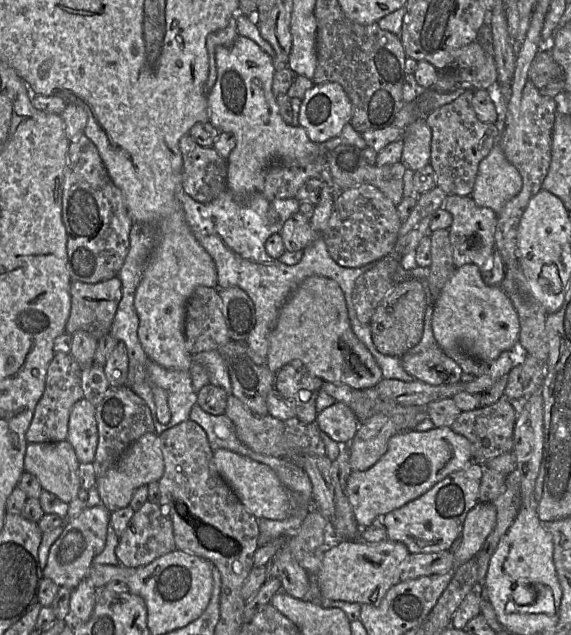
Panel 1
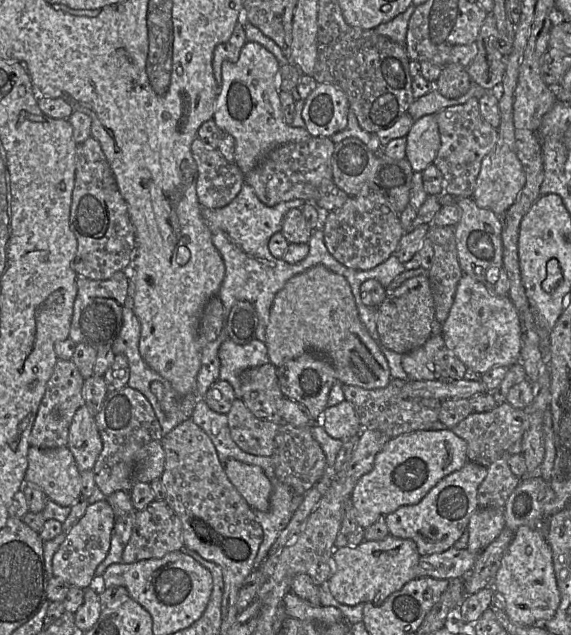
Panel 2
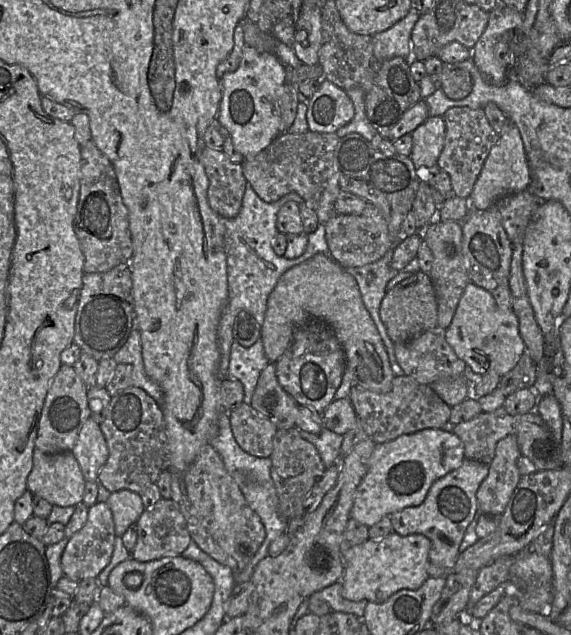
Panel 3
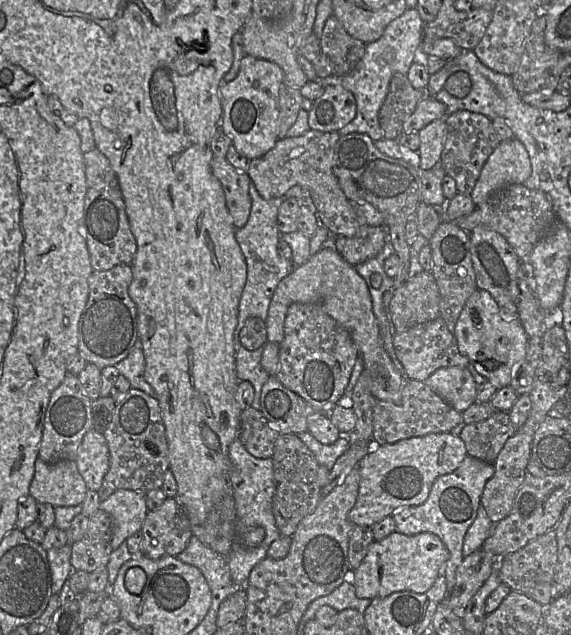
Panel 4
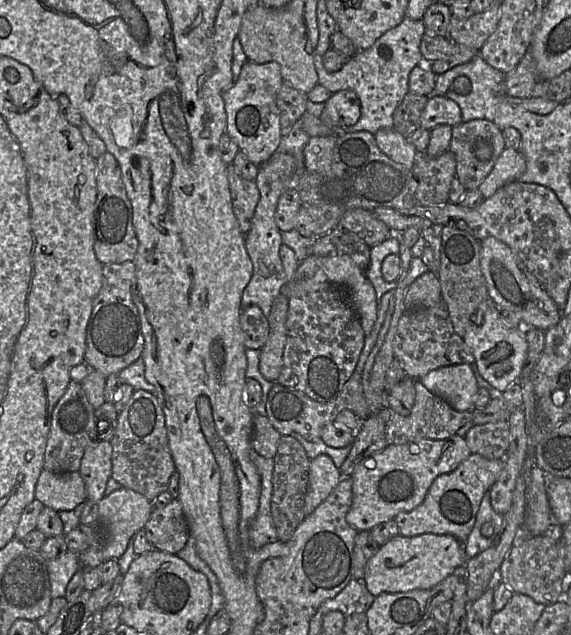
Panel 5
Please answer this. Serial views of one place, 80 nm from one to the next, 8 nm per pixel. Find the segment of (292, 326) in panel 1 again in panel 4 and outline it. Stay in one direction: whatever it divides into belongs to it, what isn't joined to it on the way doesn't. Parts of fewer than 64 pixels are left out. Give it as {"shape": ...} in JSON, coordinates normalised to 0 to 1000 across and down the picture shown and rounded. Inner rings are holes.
{"shape":[[[583,389],[564,391],[529,417],[496,438],[476,468],[466,502],[468,535],[492,542],[504,485],[513,477],[559,480],[595,513],[606,518],[636,567],[636,584],[644,587],[644,606],[660,630],[702,635],[711,597],[692,578],[674,551],[662,506],[653,491],[651,471],[641,447],[616,419]]]}

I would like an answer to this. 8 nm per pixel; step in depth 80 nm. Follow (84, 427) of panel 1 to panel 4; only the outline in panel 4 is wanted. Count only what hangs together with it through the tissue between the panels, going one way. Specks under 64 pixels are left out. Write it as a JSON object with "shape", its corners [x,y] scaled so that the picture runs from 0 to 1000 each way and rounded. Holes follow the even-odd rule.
{"shape":[[[163,674],[149,683],[135,710],[133,731],[154,770],[172,775],[193,732],[191,704],[180,682]]]}

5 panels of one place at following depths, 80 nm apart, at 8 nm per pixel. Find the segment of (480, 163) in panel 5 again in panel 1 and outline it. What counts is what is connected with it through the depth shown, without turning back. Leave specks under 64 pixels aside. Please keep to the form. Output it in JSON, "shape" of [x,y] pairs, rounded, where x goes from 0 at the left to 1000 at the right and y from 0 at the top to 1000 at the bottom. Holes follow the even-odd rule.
{"shape":[[[820,142],[744,186],[757,208],[753,260],[764,274],[764,290],[783,307],[827,309],[839,260],[876,220],[869,194],[848,194],[837,187],[827,156],[828,143]]]}

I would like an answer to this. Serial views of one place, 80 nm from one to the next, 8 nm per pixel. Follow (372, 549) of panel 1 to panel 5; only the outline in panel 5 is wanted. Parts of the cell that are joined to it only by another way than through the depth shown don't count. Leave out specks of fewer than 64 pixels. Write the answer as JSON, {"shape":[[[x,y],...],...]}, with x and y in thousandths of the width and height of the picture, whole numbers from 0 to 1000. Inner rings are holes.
{"shape":[[[739,841],[725,846],[695,843],[644,883],[637,920],[657,940],[669,934],[753,928],[814,890],[813,858],[790,843]]]}

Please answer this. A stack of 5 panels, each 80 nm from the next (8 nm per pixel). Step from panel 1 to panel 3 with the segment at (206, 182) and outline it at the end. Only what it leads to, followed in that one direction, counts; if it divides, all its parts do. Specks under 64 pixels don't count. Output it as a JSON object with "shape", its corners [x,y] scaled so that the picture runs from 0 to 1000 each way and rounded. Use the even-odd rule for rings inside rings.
{"shape":[[[363,230],[352,239],[350,252],[366,283],[366,323],[391,345],[413,342],[433,291],[424,258],[401,252],[391,238]]]}

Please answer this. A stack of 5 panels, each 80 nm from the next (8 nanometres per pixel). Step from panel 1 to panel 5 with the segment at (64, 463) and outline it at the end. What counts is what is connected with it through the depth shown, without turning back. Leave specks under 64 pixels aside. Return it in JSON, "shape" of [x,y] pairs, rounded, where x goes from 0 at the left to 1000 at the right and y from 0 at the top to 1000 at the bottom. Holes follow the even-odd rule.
{"shape":[[[75,739],[61,765],[61,786],[100,806],[128,803],[149,792],[152,773],[138,742],[96,745]]]}

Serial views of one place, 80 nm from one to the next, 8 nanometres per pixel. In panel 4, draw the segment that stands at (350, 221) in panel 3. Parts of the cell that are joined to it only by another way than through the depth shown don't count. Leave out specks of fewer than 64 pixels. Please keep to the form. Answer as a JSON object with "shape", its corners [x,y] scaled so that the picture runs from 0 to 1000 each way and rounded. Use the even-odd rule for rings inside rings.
{"shape":[[[636,354],[623,373],[585,373],[585,391],[616,419],[658,405],[681,380],[676,356]]]}

